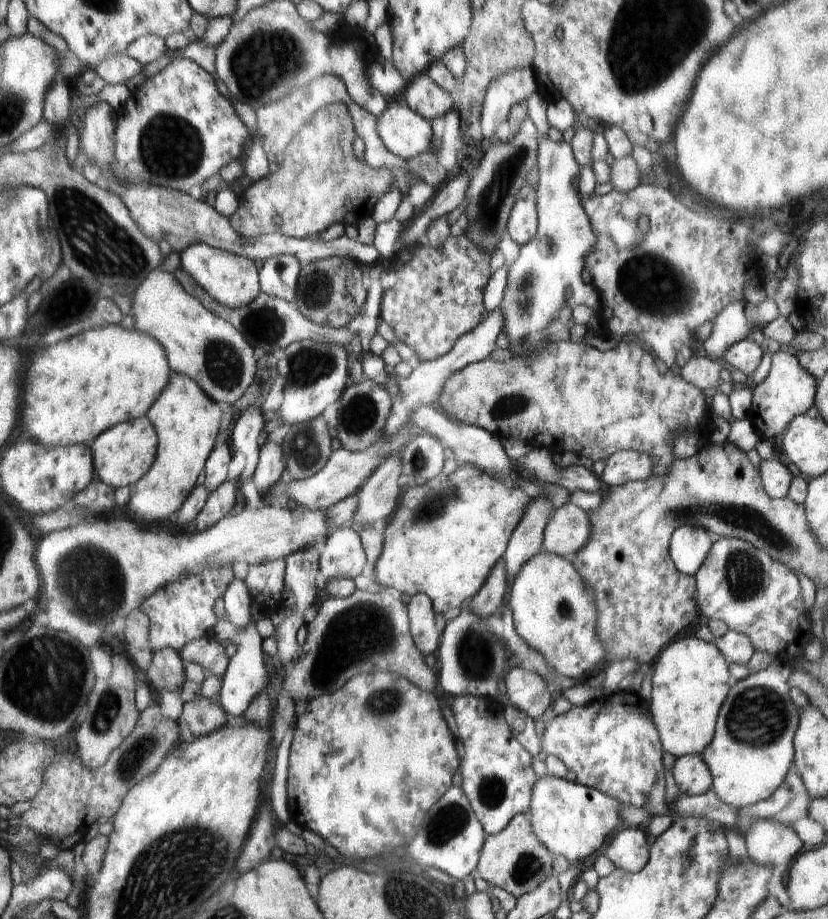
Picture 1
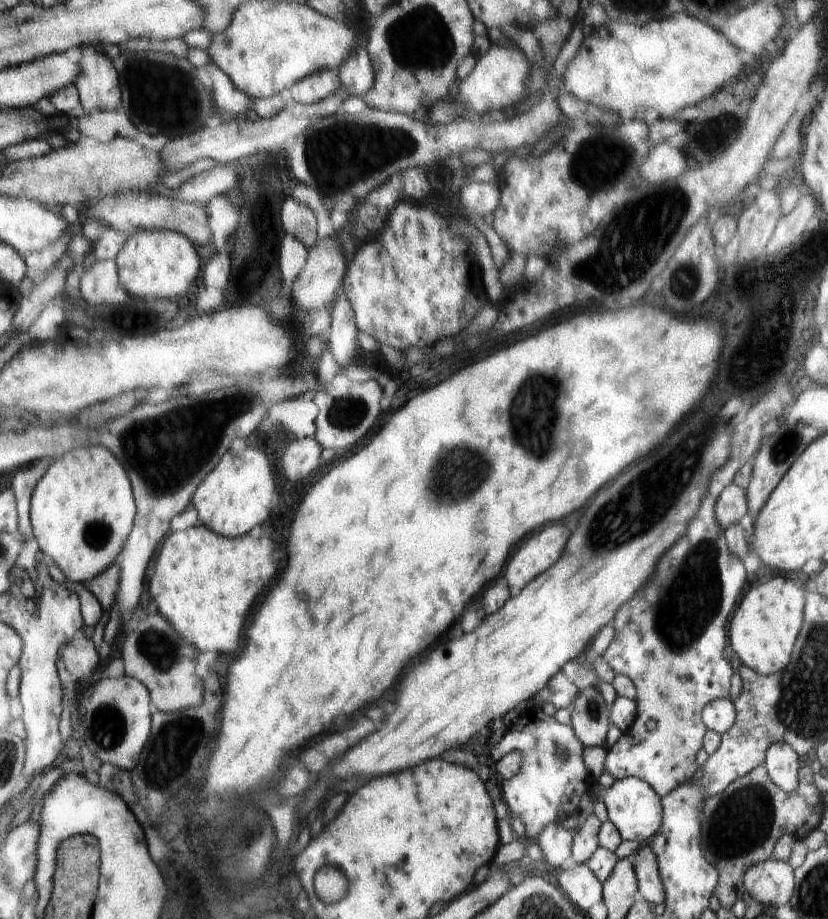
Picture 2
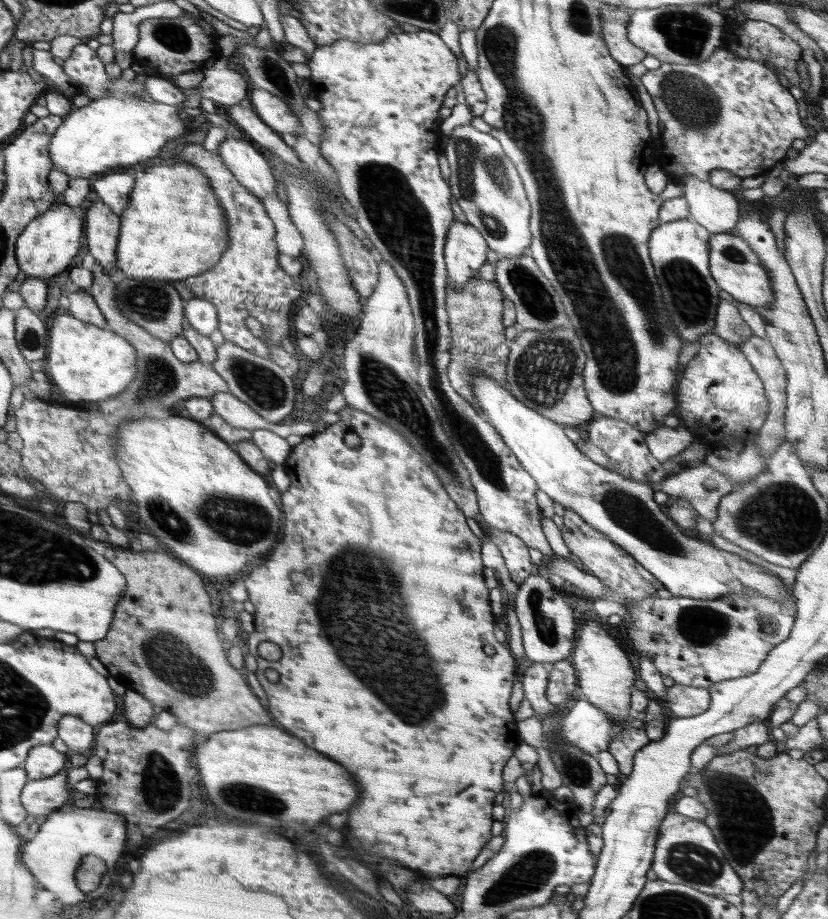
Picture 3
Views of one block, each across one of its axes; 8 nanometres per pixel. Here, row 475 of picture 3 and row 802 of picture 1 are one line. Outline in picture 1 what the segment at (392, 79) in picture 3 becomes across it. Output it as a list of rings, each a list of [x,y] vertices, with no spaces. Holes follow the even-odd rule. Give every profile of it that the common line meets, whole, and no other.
[[[454,696],[449,700],[458,728],[456,739],[464,746],[464,756],[459,762],[461,788],[485,834],[494,836],[502,832],[516,814],[529,814],[532,788],[539,778],[532,769],[531,756],[506,724],[501,705],[491,698],[476,696]]]

